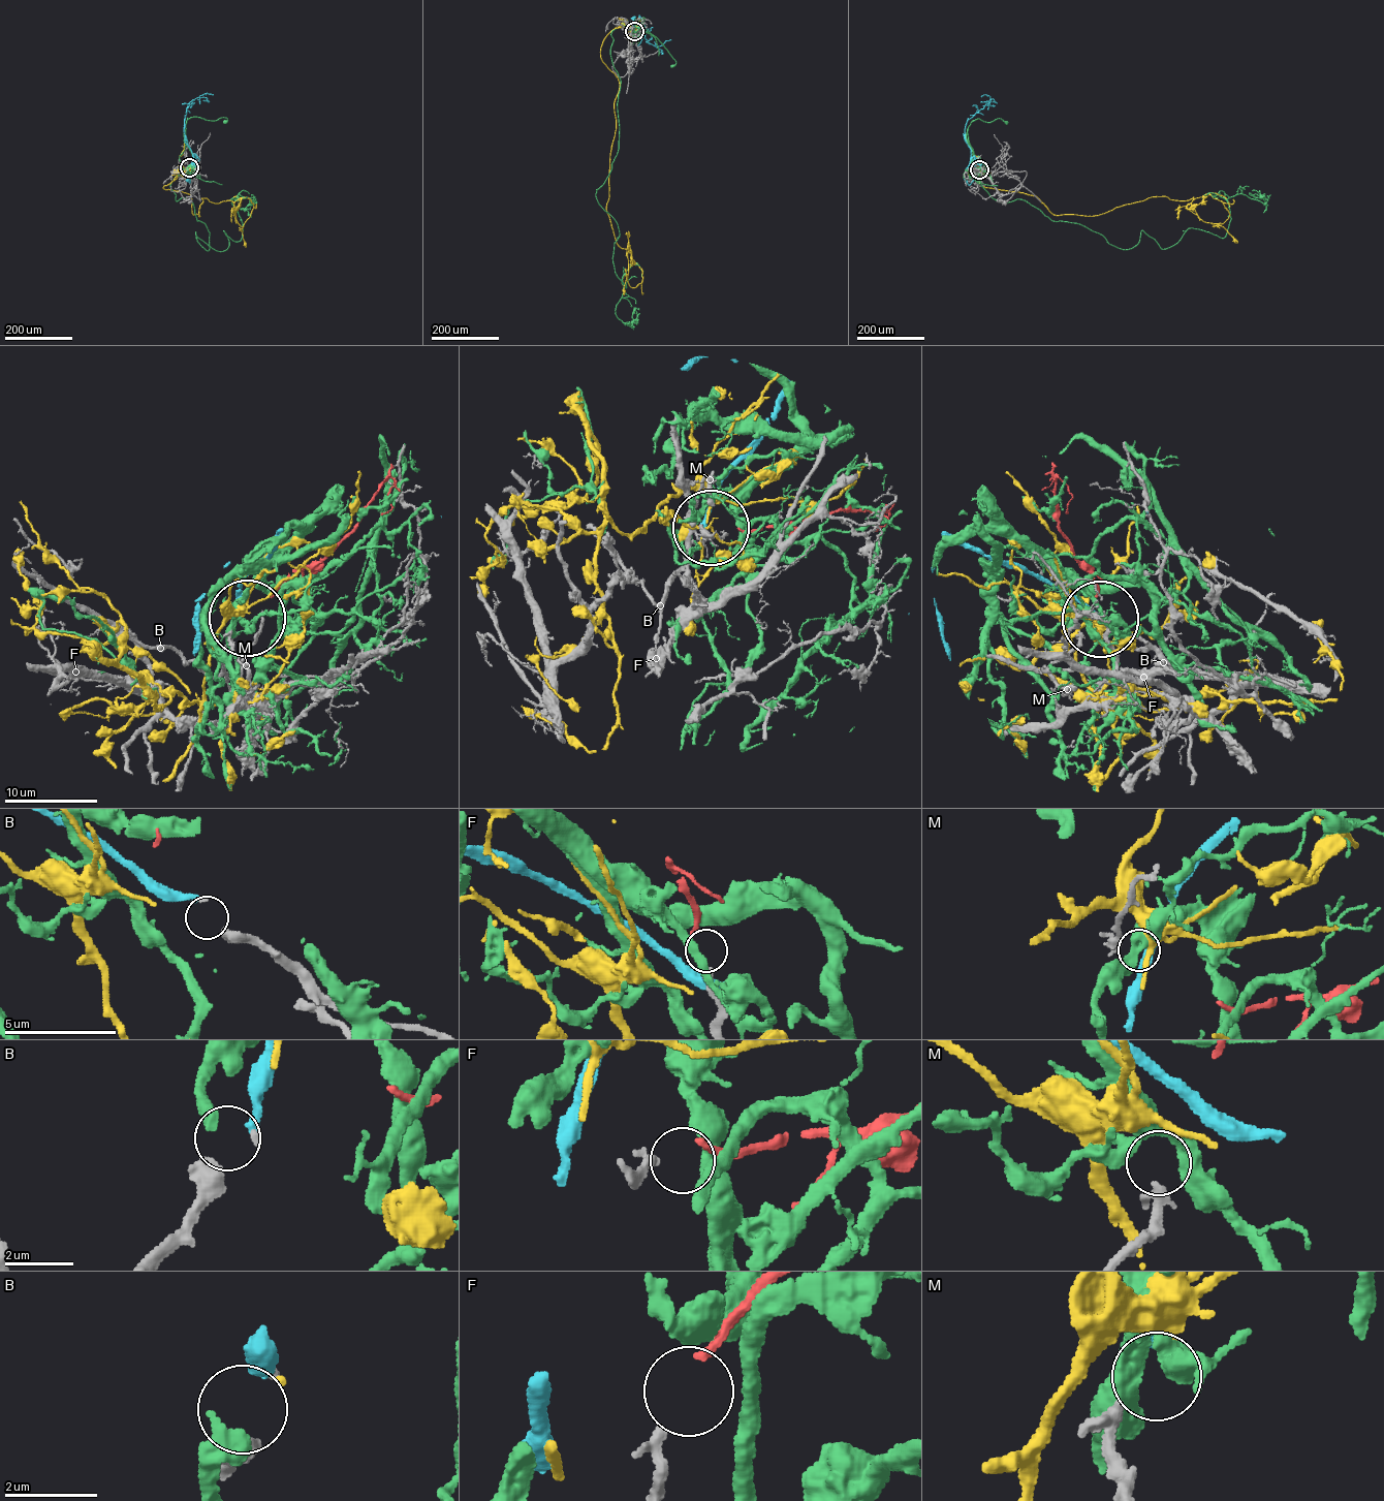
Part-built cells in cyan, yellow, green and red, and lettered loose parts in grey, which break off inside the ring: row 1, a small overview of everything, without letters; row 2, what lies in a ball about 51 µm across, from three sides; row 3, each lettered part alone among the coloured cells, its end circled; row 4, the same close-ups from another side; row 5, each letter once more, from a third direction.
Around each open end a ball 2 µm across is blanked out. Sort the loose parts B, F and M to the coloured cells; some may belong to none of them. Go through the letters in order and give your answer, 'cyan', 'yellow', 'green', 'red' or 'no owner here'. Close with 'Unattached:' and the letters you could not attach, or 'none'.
B: cyan
F: red
M: green
Unattached: none

